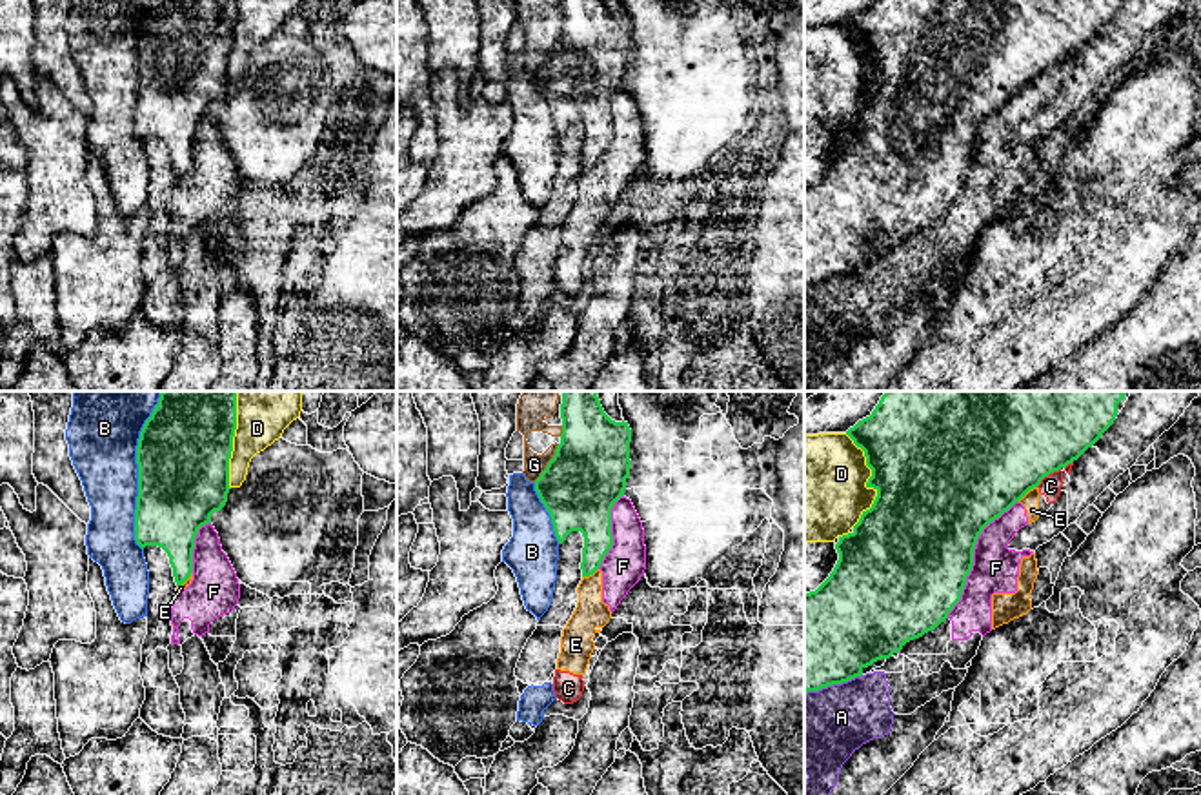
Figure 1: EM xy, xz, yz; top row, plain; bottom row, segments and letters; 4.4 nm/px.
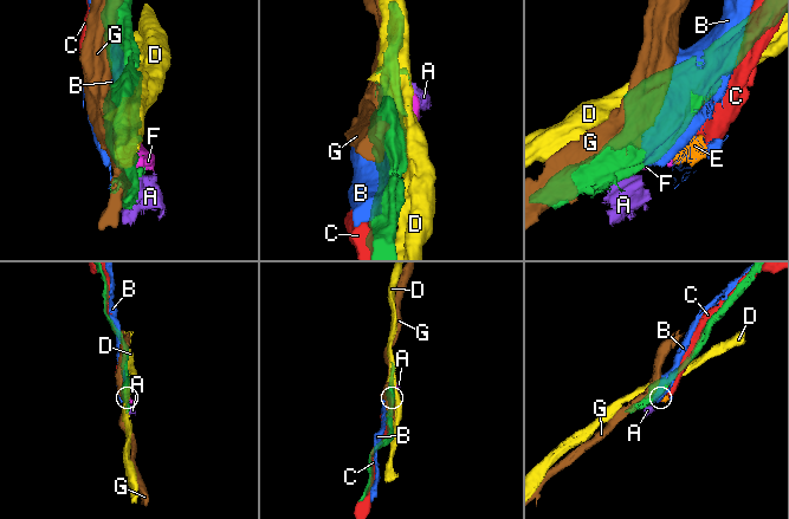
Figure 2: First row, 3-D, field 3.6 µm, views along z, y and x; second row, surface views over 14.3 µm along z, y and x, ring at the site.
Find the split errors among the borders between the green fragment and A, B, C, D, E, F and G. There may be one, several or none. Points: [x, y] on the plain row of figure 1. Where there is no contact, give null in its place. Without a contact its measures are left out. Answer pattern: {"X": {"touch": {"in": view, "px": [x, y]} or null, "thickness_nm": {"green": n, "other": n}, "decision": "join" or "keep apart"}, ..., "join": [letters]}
{"A": {"touch": {"in": "yz", "px": [832, 277]}, "thickness_nm": {"green": 440, "other": 360}, "decision": "keep apart"}, "B": {"touch": {"in": "xy", "px": [139, 71]}, "thickness_nm": {"green": 400, "other": 300}, "decision": "keep apart"}, "C": {"touch": {"in": "yz", "px": [1047, 68]}, "thickness_nm": {"green": 440, "other": 100}, "decision": "keep apart"}, "D": {"touch": {"in": "yz", "px": [868, 73]}, "thickness_nm": {"green": 460, "other": 460}, "decision": "keep apart"}, "E": {"touch": {"in": "yz", "px": [1027, 84]}, "thickness_nm": {"green": 480, "other": 80}, "decision": "keep apart"}, "F": {"touch": {"in": "yz", "px": [972, 150]}, "thickness_nm": {"green": 500, "other": 200}, "decision": "keep apart"}, "G": {"touch": {"in": "xz", "px": [548, 55]}, "thickness_nm": {"green": 340, "other": 110}, "decision": "keep apart"}, "join": []}

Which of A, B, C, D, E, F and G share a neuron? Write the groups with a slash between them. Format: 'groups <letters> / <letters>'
groups A C E F / B / D / G

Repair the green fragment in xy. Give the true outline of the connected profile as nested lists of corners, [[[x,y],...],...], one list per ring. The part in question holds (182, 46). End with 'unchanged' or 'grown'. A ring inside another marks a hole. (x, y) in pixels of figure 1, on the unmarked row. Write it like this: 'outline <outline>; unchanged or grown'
outline [[[155,0],[138,38],[135,133],[162,140],[177,178],[193,166],[195,131],[229,86],[237,0]]]; unchanged

